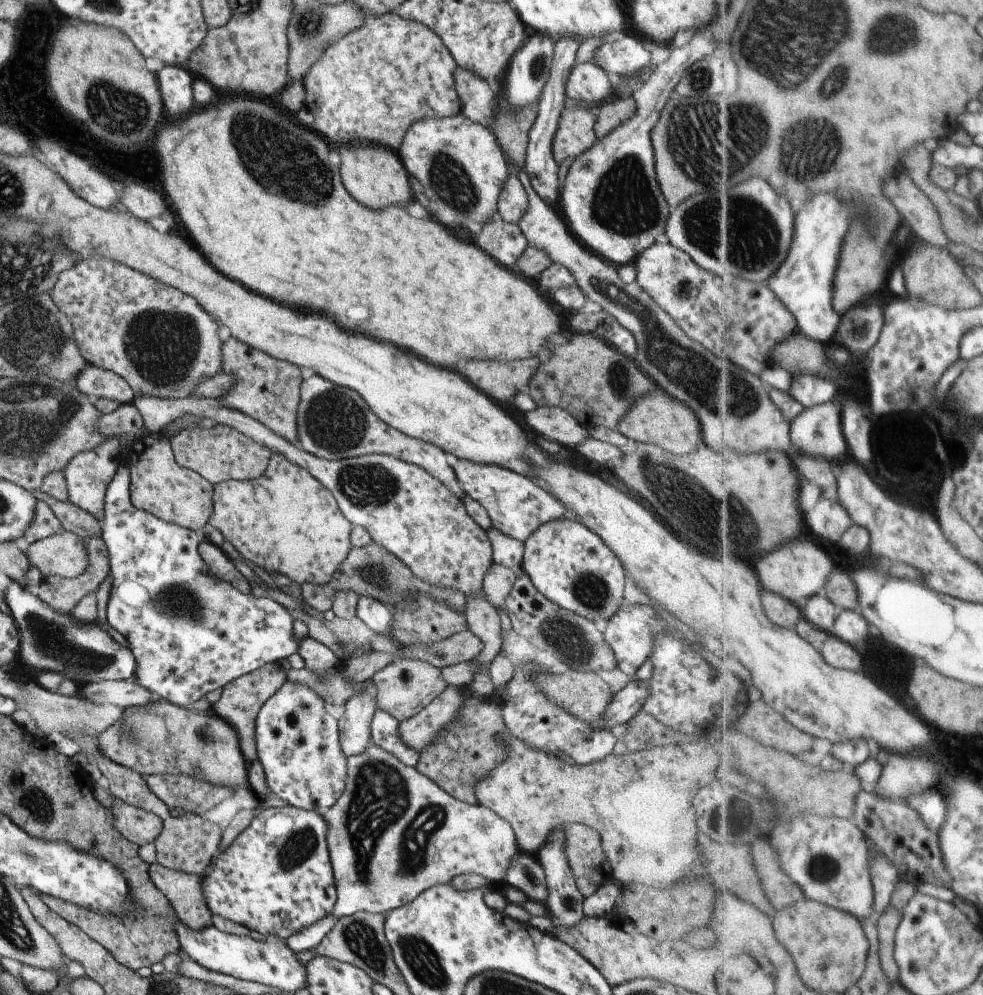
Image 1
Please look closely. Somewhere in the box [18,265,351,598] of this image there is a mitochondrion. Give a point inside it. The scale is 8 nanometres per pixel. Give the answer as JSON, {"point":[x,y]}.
{"point":[163,347]}

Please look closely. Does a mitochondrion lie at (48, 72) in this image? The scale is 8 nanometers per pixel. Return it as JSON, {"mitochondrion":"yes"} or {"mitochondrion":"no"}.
{"mitochondrion":"no"}

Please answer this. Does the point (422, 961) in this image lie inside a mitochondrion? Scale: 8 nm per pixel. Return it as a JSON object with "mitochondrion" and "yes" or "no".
{"mitochondrion":"yes"}

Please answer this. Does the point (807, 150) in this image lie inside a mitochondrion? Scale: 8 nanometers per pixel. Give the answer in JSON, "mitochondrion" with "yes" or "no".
{"mitochondrion":"yes"}

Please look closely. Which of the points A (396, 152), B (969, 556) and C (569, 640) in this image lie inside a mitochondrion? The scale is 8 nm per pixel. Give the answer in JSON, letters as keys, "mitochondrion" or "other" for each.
{"A":"other","B":"other","C":"mitochondrion"}

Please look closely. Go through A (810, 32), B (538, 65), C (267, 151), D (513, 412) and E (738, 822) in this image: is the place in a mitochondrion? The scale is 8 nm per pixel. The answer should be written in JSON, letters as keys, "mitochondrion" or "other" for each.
{"A":"mitochondrion","B":"mitochondrion","C":"mitochondrion","D":"other","E":"other"}

